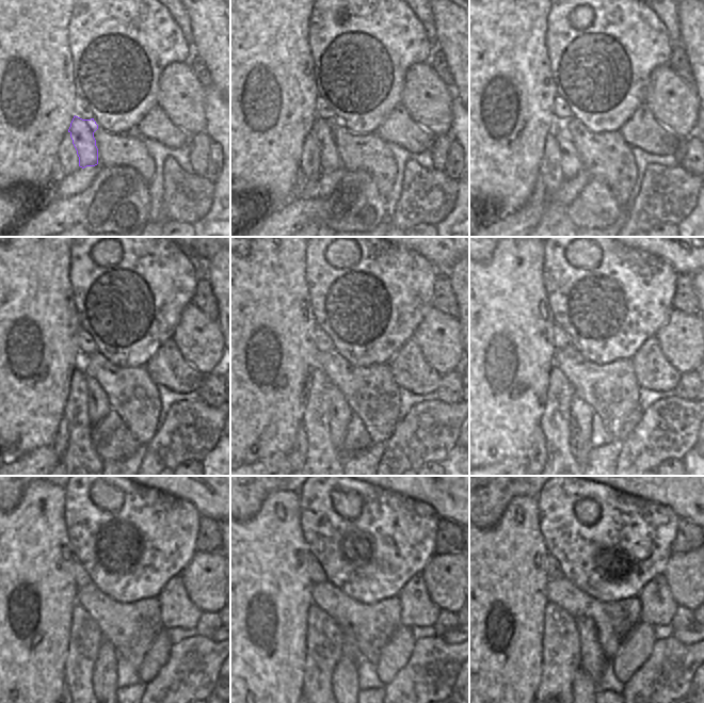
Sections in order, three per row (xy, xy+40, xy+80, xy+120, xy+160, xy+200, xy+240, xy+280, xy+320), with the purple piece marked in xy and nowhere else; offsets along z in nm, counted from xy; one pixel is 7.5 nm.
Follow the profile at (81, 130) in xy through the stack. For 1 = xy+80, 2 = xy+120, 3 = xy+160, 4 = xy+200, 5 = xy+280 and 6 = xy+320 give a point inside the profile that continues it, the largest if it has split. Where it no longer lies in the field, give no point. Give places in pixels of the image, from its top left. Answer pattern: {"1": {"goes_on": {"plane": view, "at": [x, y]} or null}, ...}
{"1": {"goes_on": {"plane": "xy+80", "at": [571, 165]}}, "2": {"goes_on": {"plane": "xy+120", "at": [98, 406]}}, "3": {"goes_on": {"plane": "xy+160", "at": [339, 413]}}, "4": {"goes_on": {"plane": "xy+200", "at": [581, 414]}}, "5": {"goes_on": {"plane": "xy+280", "at": [345, 682]}}, "6": {"goes_on": {"plane": "xy+320", "at": [584, 688]}}}

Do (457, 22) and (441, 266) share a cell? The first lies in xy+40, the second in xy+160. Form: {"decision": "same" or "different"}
{"decision": "different"}

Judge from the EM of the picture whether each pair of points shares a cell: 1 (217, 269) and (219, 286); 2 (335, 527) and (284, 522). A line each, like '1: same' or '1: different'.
1: same
2: different

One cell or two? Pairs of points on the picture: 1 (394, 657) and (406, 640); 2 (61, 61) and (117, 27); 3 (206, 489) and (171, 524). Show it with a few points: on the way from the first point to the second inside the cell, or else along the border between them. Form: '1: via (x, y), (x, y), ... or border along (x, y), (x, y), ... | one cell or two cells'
1: via (396, 653), (402, 644) | one cell
2: border along (67, 31), (72, 75), (75, 80) | two cells
3: border along (169, 493), (190, 501), (201, 515) | two cells

